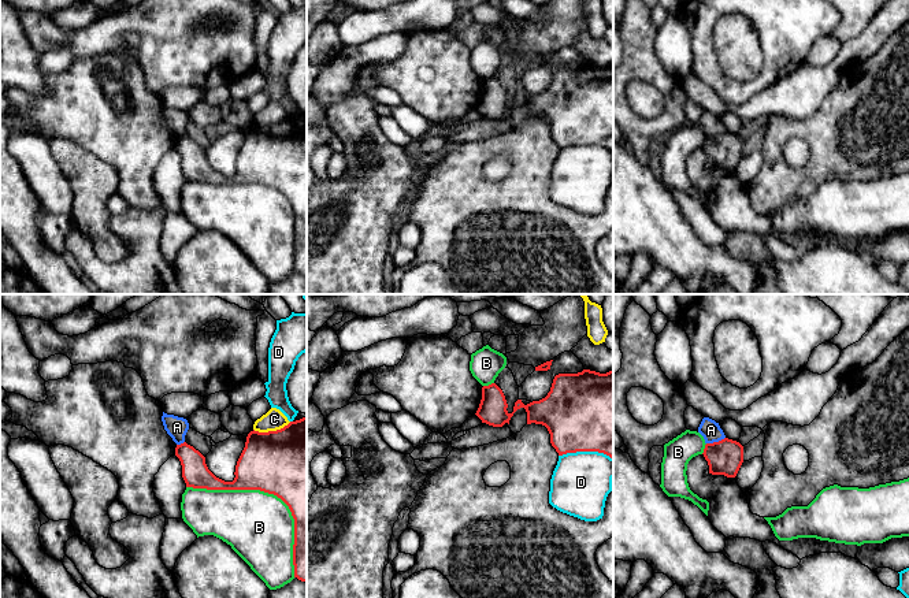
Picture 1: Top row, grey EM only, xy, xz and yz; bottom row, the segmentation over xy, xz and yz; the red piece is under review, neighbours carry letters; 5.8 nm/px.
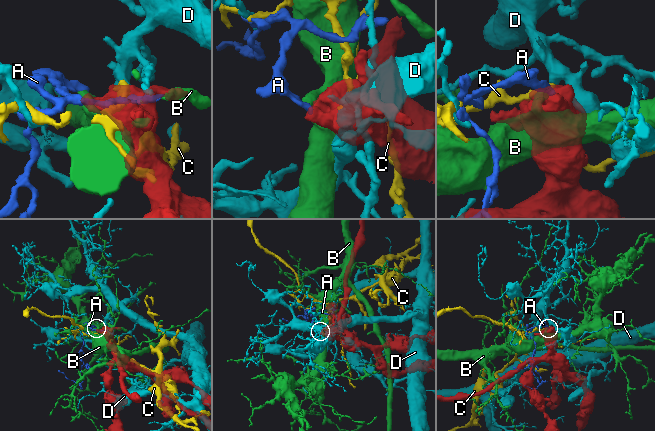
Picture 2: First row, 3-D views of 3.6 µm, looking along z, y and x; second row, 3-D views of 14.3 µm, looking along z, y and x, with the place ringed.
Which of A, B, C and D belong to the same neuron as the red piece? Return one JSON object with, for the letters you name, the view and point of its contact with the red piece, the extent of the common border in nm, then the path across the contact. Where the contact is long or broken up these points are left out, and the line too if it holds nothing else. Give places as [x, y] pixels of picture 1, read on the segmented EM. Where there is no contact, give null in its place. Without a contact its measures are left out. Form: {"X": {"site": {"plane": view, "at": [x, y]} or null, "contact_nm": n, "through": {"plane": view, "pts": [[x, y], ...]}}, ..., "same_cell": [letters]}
{"same_cell": []}

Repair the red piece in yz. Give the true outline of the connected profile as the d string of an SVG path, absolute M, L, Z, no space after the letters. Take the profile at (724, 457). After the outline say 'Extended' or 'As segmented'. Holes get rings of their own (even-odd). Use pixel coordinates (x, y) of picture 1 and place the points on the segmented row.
M728 438L706 443L702 454L712 475L735 478L743 463L743 446Z. As segmented

